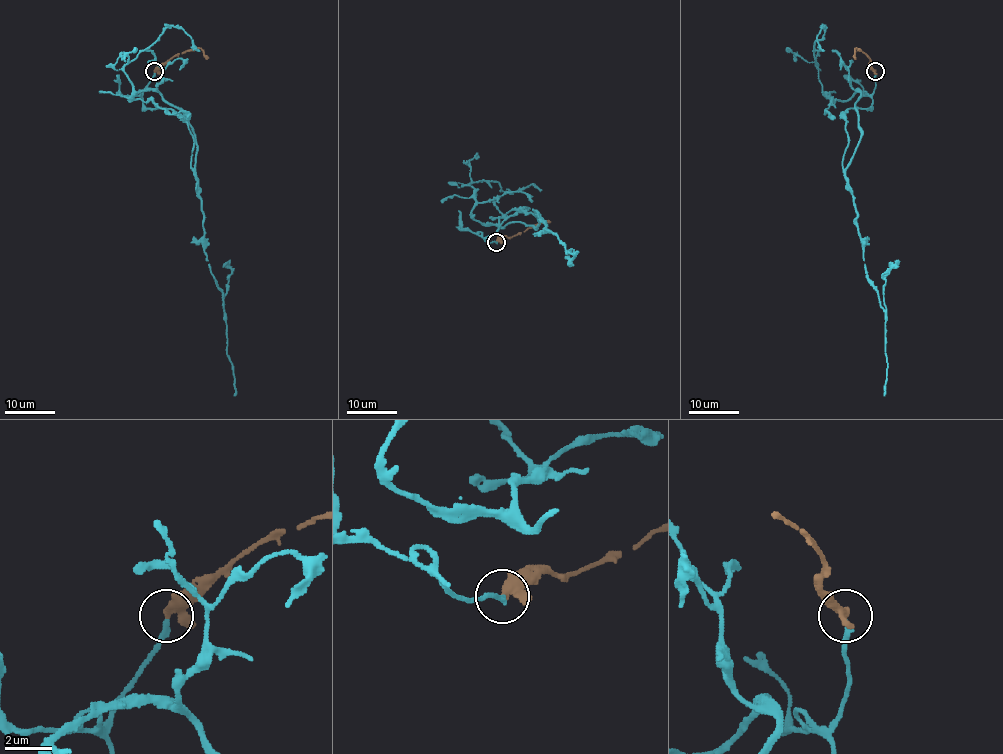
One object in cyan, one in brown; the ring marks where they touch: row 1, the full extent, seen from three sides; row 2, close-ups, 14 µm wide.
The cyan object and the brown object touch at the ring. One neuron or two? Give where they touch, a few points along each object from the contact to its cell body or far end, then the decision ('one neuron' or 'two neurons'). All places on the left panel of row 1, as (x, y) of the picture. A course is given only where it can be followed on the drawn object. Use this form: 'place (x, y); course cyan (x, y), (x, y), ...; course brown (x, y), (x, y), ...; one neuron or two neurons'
place (154, 71); course cyan (154, 72), (143, 104), (186, 123), (194, 169), (184, 114), (129, 100), (124, 67), (170, 26), (200, 51); course brown (154, 72), (175, 56), (196, 48), (209, 58); one neuron

